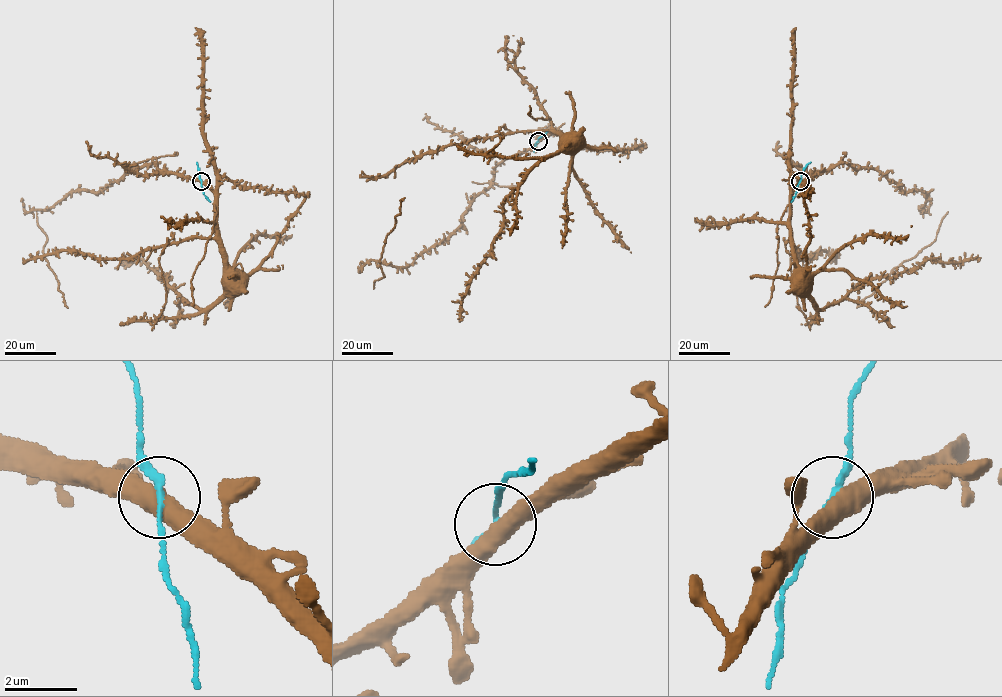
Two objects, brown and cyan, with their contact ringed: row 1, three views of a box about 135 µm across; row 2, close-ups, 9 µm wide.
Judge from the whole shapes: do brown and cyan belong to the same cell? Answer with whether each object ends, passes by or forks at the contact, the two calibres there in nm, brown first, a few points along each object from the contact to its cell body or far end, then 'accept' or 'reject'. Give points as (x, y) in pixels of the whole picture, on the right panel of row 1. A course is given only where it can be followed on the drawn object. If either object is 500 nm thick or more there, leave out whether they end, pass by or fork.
500/160 nm | brown via (800, 181), (791, 195), (789, 218), (795, 270), (800, 273) | cyan via (800, 181), (791, 202) | accept

